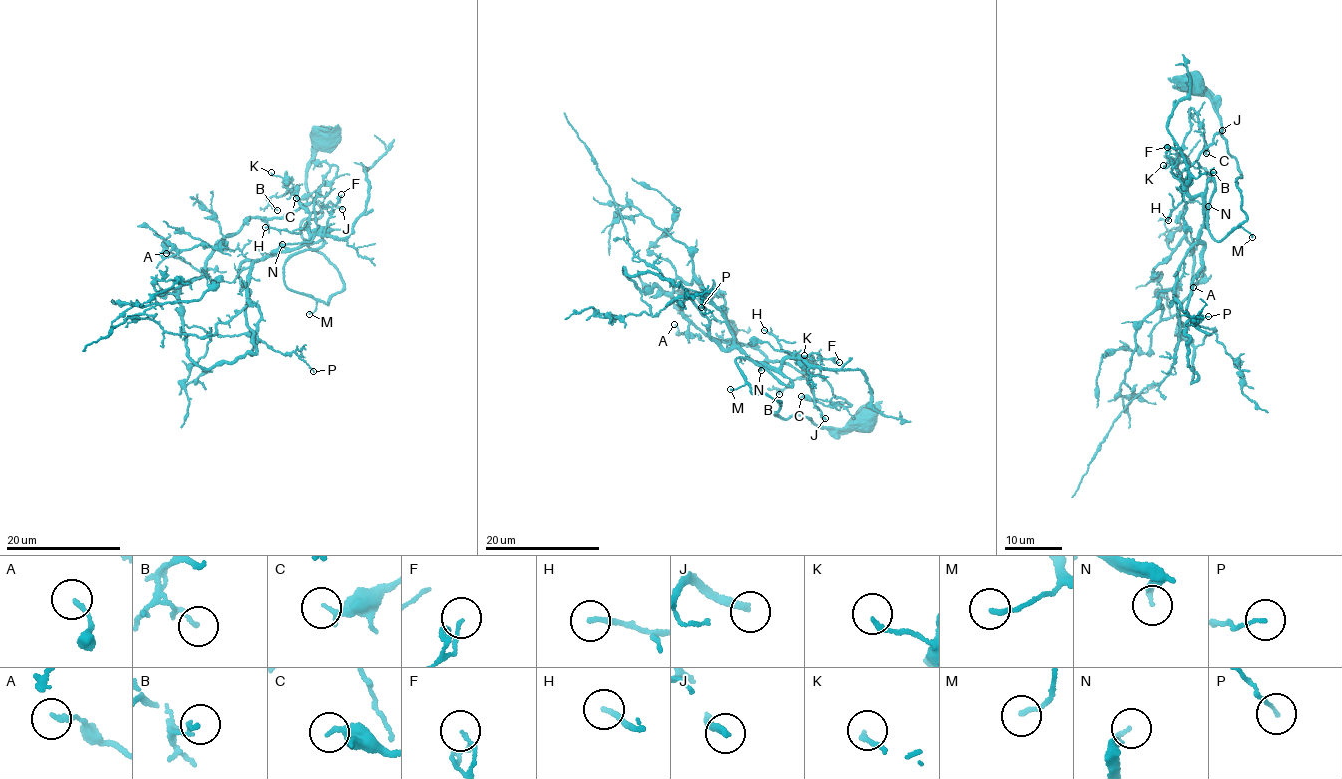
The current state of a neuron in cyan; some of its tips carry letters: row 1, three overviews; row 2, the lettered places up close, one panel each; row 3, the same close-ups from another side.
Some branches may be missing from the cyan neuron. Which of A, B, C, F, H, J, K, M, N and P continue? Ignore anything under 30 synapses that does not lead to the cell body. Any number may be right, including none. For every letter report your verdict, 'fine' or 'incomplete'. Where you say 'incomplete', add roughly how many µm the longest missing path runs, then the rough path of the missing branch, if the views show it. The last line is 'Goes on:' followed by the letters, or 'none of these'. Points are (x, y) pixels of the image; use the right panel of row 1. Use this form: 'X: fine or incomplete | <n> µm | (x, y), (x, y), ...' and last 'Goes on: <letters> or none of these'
A: fine
B: fine
C: fine
F: fine
H: fine
J: incomplete | 20 µm | (1222, 130), (1220, 150), (1223, 157), (1219, 170), (1215, 173)
K: fine
M: fine
N: fine
P: fine
Goes on: J

